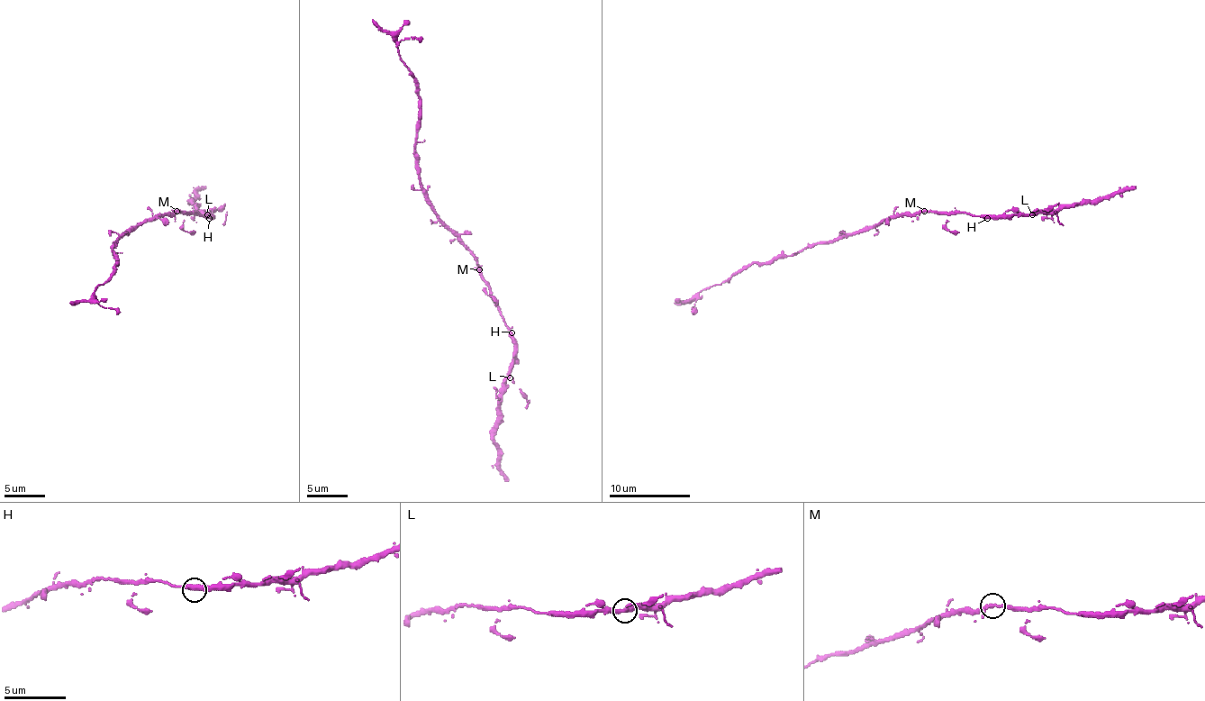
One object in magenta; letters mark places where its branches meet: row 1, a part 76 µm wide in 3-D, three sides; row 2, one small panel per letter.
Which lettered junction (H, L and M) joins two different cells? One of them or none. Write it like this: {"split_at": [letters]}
{"split_at": []}

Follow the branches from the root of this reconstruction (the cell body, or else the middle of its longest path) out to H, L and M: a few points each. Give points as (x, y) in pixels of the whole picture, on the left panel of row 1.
H: (158, 214), (172, 214), (178, 210), (196, 213), (209, 218)
L: (158, 214), (172, 214), (178, 210), (207, 214)
M: (158, 214), (172, 214), (176, 210)

